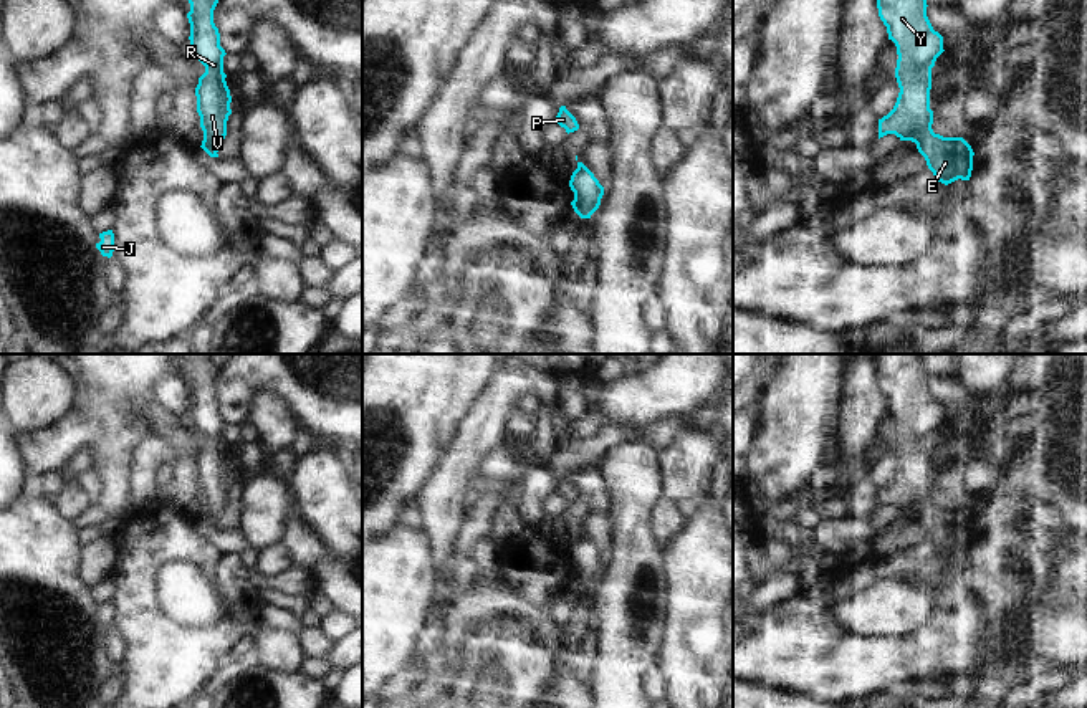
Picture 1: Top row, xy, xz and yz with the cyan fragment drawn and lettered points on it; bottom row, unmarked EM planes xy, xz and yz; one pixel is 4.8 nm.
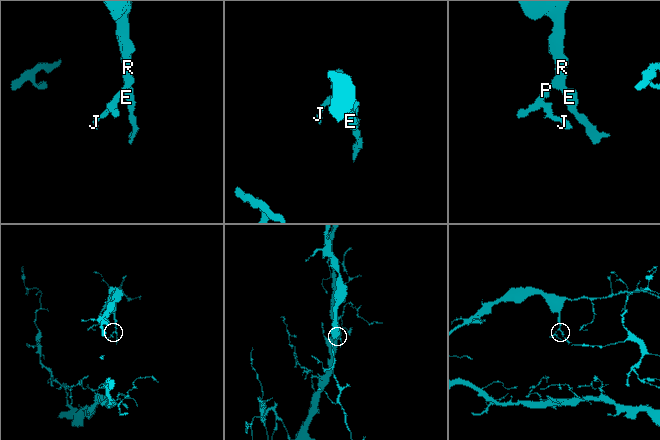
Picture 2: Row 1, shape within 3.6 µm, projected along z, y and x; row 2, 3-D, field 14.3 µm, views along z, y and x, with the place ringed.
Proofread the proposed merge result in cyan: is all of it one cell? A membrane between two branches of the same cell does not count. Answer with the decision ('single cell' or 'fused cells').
single cell

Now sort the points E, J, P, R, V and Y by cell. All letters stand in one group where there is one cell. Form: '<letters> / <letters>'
E J P R V Y

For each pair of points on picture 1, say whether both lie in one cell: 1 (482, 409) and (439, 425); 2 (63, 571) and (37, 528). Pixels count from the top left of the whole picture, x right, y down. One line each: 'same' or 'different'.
1: different
2: same

